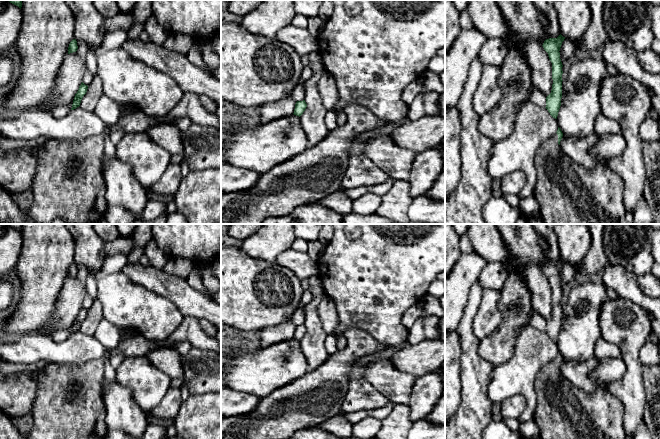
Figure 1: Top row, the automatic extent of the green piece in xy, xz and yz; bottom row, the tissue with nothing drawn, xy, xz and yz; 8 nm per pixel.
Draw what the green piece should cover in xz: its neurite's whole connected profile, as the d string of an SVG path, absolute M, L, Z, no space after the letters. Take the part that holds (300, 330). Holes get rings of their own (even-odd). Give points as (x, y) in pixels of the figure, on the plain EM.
M305 324L297 325L295 328L295 333L294 333L293 338L300 341L303 338L303 336L305 335L306 331L307 331L307 328L306 328Z

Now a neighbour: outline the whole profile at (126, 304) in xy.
M120 272L105 275L97 280L97 300L102 304L104 318L110 323L119 328L132 328L150 340L167 339L184 319L184 316L169 299L133 282Z

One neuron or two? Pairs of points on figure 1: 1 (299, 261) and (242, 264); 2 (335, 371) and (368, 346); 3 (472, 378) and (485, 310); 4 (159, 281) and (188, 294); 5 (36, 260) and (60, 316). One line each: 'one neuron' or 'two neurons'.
1: two neurons
2: one neuron
3: two neurons
4: one neuron
5: two neurons

